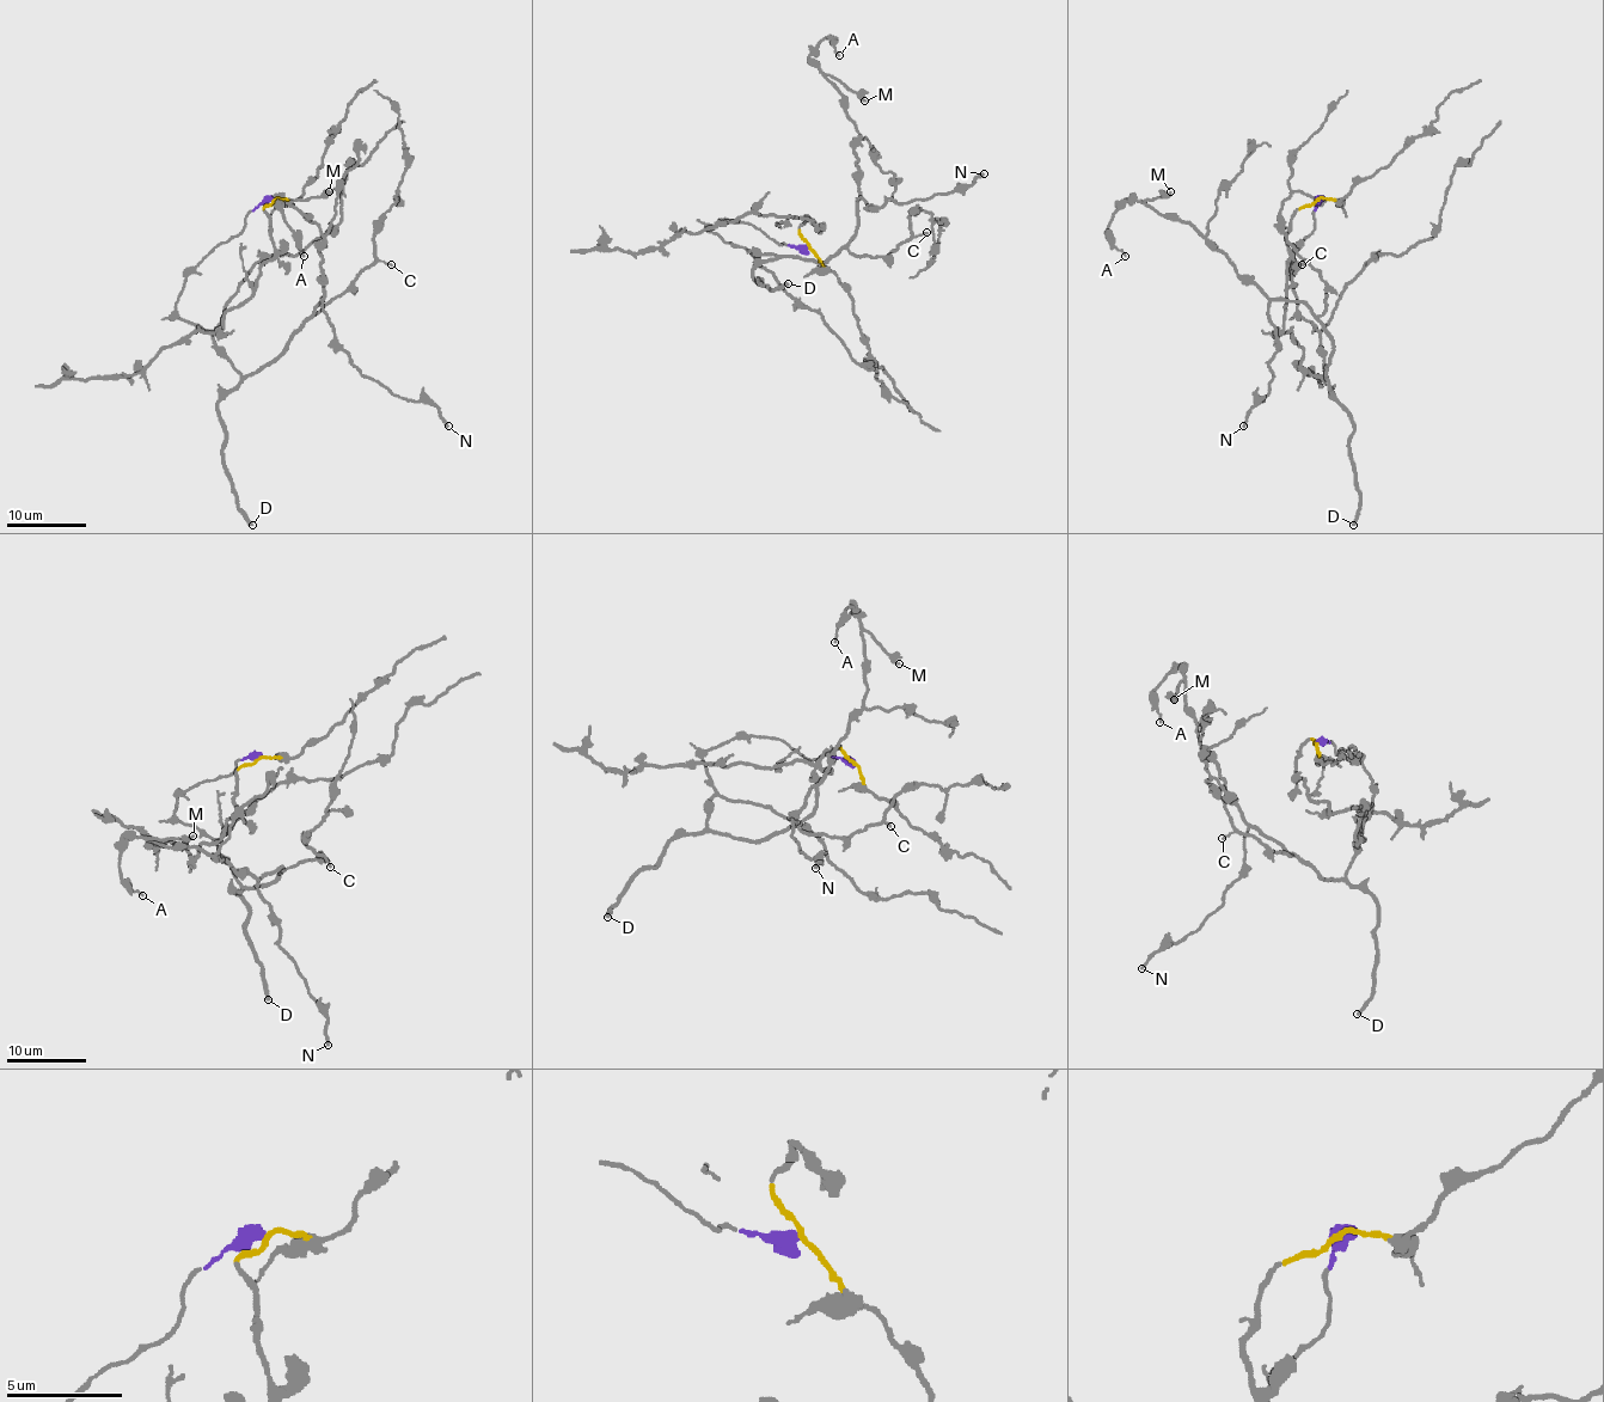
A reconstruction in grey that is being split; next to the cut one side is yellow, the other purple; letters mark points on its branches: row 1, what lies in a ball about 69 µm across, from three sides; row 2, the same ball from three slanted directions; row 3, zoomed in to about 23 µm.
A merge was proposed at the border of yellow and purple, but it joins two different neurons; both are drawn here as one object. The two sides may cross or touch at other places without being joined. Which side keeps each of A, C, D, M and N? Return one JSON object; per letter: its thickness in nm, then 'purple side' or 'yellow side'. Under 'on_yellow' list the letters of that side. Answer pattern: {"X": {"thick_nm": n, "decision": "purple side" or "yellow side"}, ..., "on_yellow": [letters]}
{"A": {"thick_nm": 120, "decision": "purple side"}, "C": {"thick_nm": 100, "decision": "purple side"}, "D": {"thick_nm": 280, "decision": "purple side"}, "M": {"thick_nm": 280, "decision": "purple side"}, "N": {"thick_nm": 200, "decision": "purple side"}, "on_yellow": []}

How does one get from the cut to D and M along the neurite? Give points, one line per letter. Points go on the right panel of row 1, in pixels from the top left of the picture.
D: (1317, 200), (1315, 228), (1293, 246), (1292, 288), (1297, 313), (1320, 334), (1329, 392), (1353, 424), (1353, 525)
M: (1317, 200), (1292, 288), (1326, 375), (1326, 325), (1145, 203), (1171, 191)

